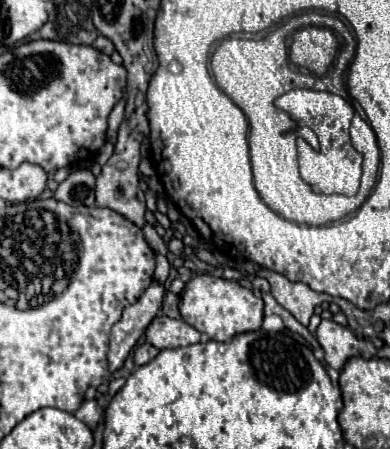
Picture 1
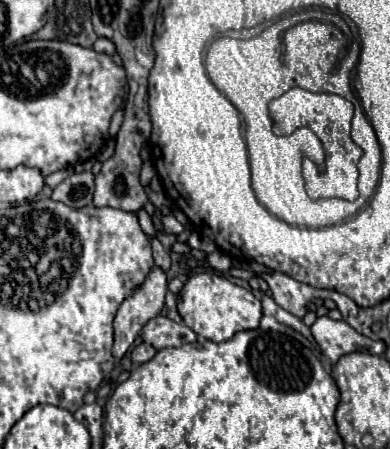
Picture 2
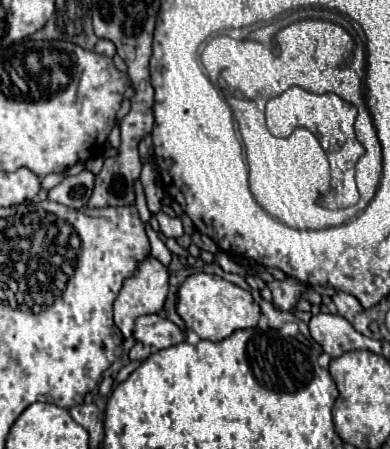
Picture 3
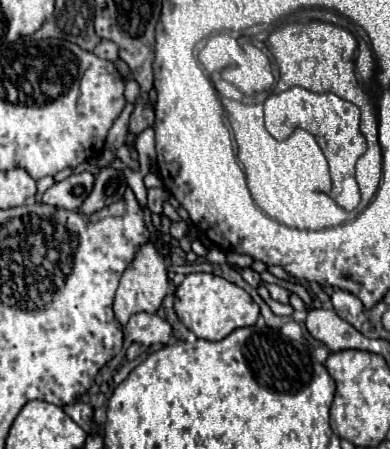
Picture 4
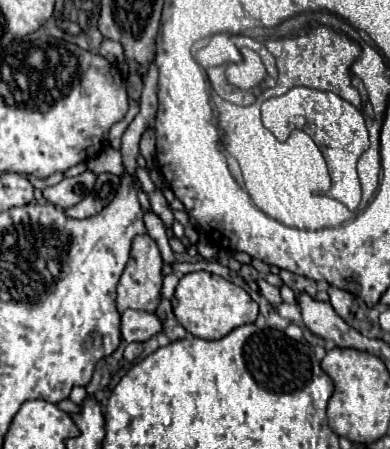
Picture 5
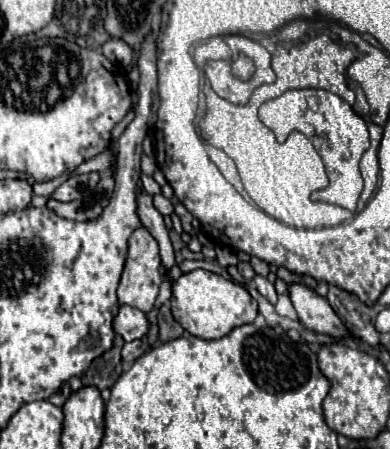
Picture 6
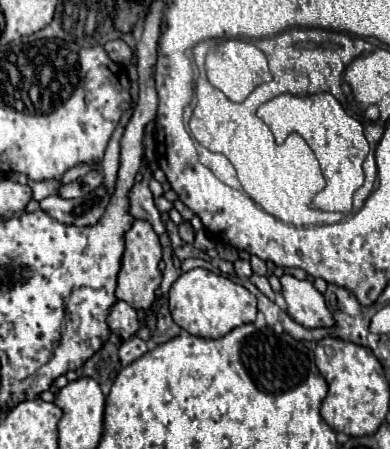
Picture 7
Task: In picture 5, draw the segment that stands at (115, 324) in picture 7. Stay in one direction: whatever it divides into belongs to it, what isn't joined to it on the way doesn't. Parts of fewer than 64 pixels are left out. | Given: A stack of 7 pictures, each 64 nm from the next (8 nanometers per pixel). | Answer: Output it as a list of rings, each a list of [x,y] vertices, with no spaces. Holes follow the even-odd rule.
[[[128,310],[122,314],[120,332],[126,342],[148,342],[152,336],[164,332],[164,326],[156,314]]]

